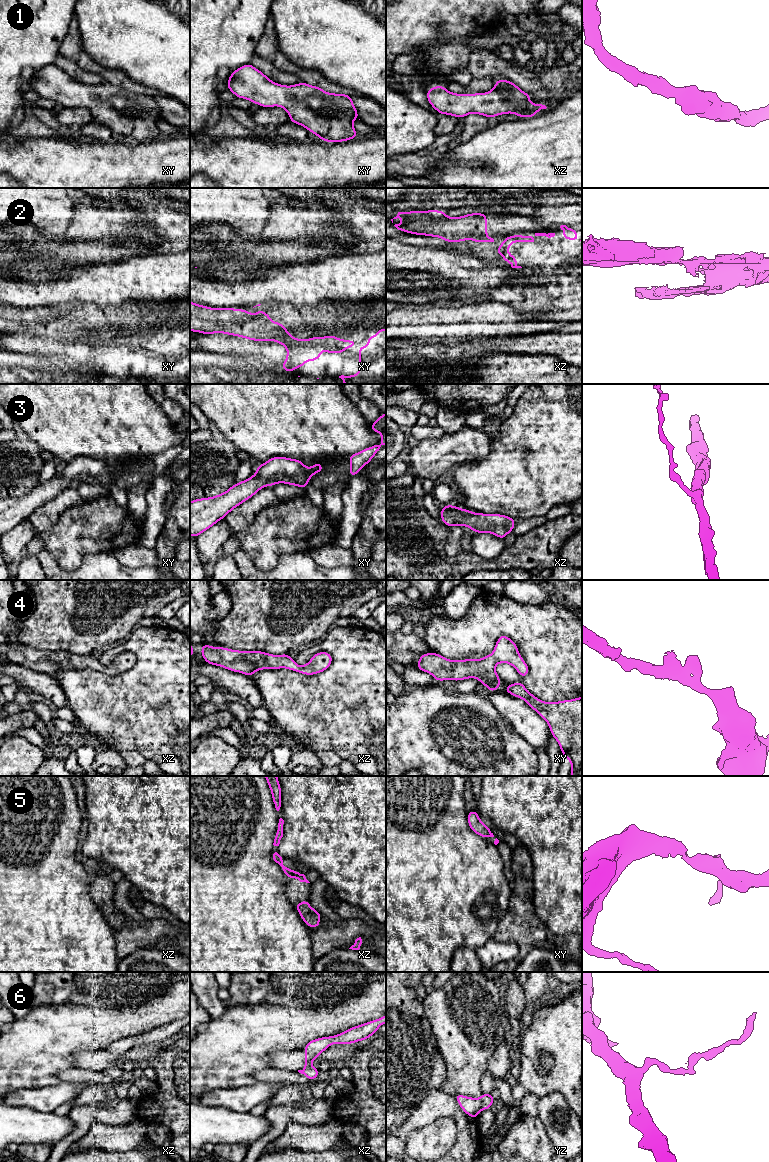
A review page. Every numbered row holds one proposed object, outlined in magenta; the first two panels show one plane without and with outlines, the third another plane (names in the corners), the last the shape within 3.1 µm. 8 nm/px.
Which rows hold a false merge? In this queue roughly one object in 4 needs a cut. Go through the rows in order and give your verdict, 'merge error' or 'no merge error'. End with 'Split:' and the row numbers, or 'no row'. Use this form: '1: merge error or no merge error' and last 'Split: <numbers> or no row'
1: no merge error
2: merge error
3: no merge error
4: no merge error
5: no merge error
6: merge error
Split: 2, 6

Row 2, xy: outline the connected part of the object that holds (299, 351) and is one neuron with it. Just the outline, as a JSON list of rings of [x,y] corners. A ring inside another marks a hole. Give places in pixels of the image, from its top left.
[[[335,335],[325,337],[312,337],[306,340],[297,339],[296,337],[282,337],[276,341],[287,349],[287,357],[281,364],[285,372],[291,373],[297,367],[303,367],[306,361],[316,361],[321,356],[323,349],[327,353],[341,354],[347,348],[355,347],[355,340],[338,339]]]

